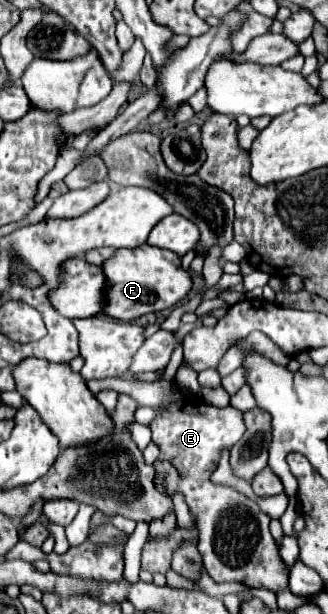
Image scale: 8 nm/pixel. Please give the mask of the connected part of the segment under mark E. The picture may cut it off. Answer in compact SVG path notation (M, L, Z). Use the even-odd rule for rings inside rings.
M175 388L155 410L157 416L149 428L153 430L153 442L159 446L161 454L153 466L157 476L163 476L167 496L181 494L195 516L199 528L197 548L209 576L215 582L239 582L249 588L267 588L275 594L285 590L289 566L279 556L279 546L269 532L271 518L261 512L255 500L231 486L211 480L221 452L231 450L245 432L243 412L233 406L211 406L203 402L199 394L181 388Z

